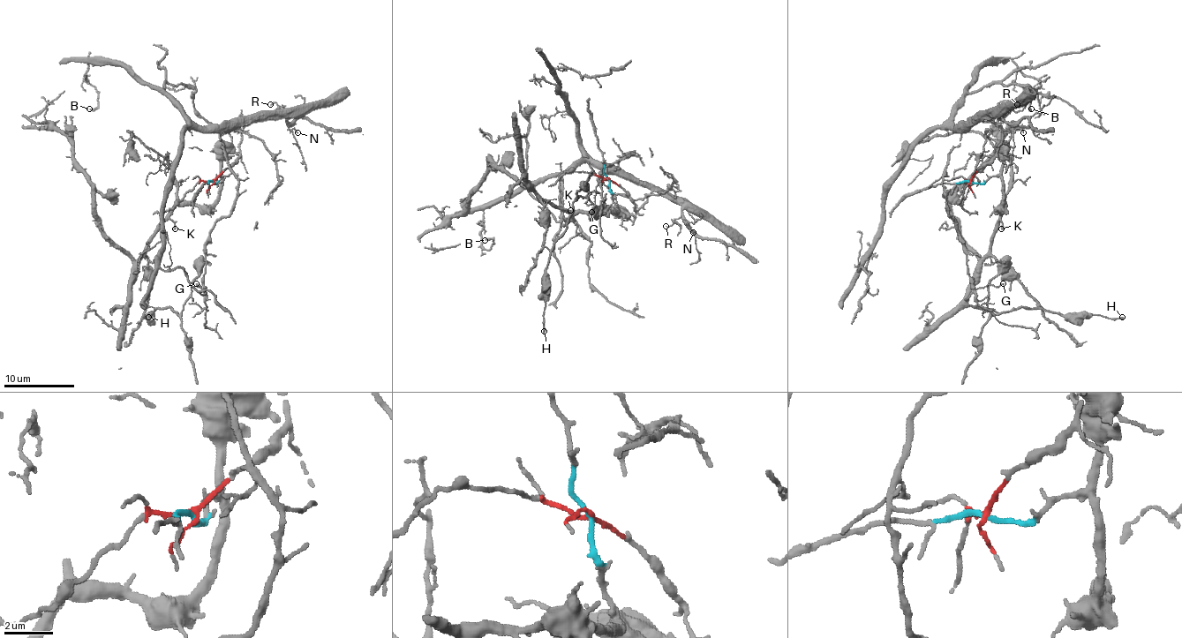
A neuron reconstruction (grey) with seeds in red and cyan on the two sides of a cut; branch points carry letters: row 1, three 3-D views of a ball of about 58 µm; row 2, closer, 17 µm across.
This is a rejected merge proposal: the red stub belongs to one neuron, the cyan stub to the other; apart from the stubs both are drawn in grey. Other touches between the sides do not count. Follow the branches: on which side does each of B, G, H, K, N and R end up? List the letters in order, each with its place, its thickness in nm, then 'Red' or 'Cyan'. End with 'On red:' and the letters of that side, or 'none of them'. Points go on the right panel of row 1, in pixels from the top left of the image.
B: Place: (1031, 108). Thickness 200 nm. Red
G: Place: (1003, 283). Thickness 140 nm. Red
H: Place: (1122, 317). Thickness 200 nm. Cyan
K: Place: (1001, 228). Thickness 190 nm. Cyan
N: Place: (1023, 132). Thickness 120 nm. Red
R: Place: (1017, 104). Thickness 100 nm. Red
On red: B, G, N, R

